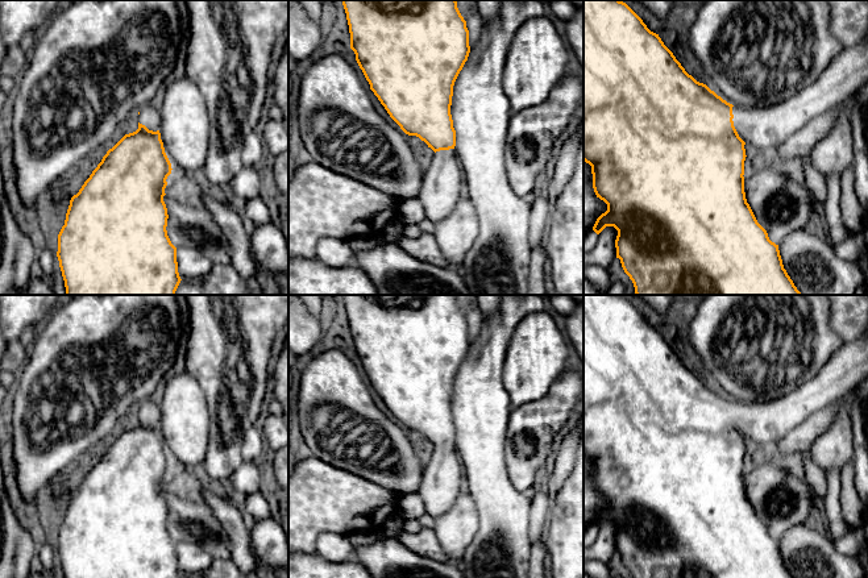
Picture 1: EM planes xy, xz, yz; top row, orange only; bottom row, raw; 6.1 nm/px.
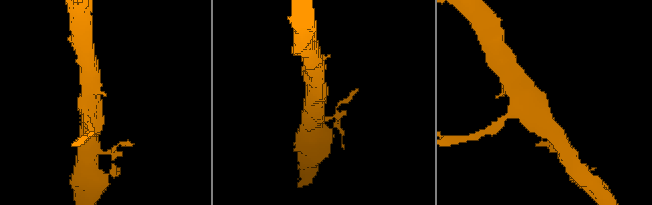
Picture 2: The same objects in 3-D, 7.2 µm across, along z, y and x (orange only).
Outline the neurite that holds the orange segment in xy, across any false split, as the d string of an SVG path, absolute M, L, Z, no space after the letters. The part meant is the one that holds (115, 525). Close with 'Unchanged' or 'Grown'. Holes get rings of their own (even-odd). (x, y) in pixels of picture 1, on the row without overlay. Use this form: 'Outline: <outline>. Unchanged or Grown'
Outline: M141 403L138 424L125 429L70 495L65 520L58 529L57 552L65 578L180 578L176 542L167 531L167 503L163 496L171 458L159 428L158 406Z. Grown

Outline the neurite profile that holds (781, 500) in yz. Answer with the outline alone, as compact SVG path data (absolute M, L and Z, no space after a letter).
M776 456L744 475L744 487L757 517L776 540L796 525L810 524L817 513L807 485Z

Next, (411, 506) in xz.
M419 492L404 495L398 504L398 513L404 519L420 519L425 513L424 500Z

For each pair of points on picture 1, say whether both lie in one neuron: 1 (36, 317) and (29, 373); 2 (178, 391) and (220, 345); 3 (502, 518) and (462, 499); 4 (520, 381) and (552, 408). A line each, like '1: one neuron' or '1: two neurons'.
1: two neurons
2: two neurons
3: two neurons
4: two neurons

